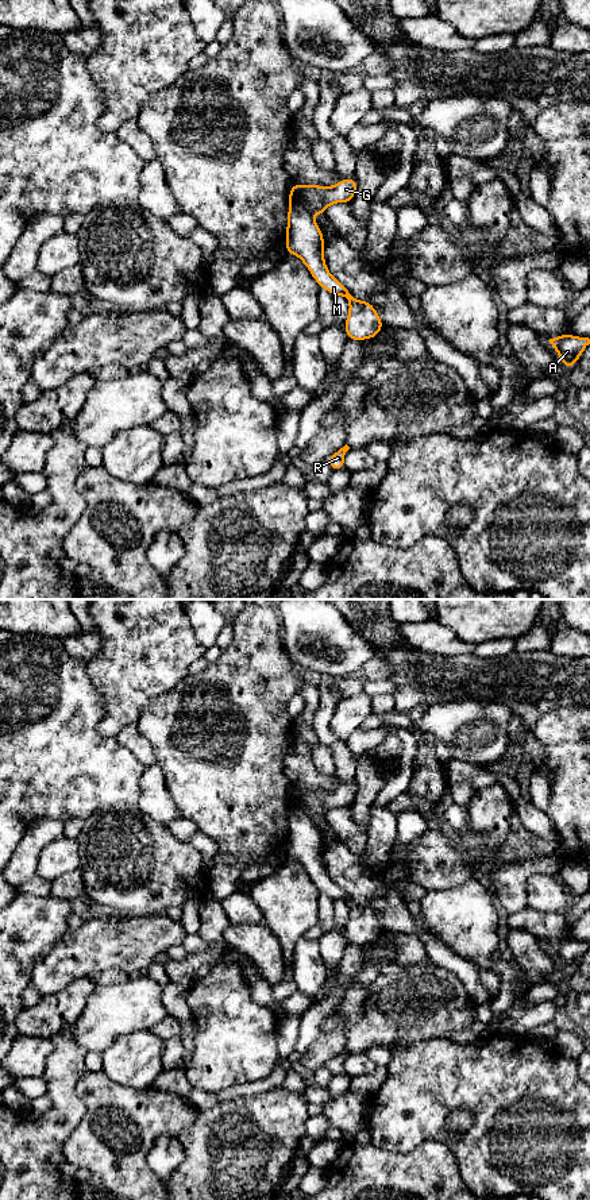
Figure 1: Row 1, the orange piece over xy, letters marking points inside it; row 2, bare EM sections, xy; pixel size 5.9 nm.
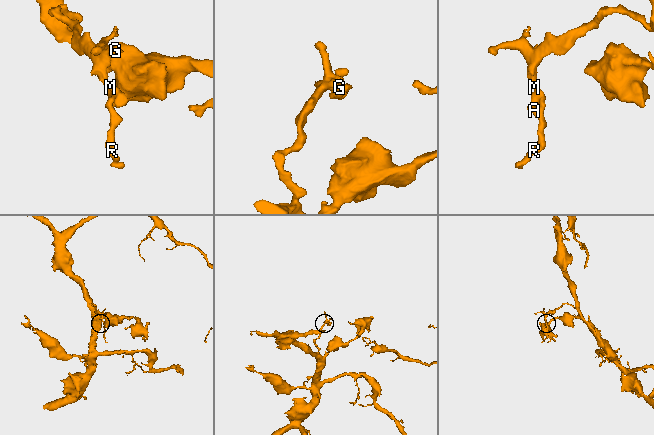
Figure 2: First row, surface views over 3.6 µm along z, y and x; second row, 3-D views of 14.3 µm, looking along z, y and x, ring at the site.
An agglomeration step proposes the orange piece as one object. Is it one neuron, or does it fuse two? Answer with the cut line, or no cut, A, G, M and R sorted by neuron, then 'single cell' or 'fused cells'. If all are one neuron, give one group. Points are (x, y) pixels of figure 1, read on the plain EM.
xy (301, 790), (300, 807), (311, 820) | A M R / G | fused cells

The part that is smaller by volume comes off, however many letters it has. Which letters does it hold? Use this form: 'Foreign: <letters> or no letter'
Foreign: G

